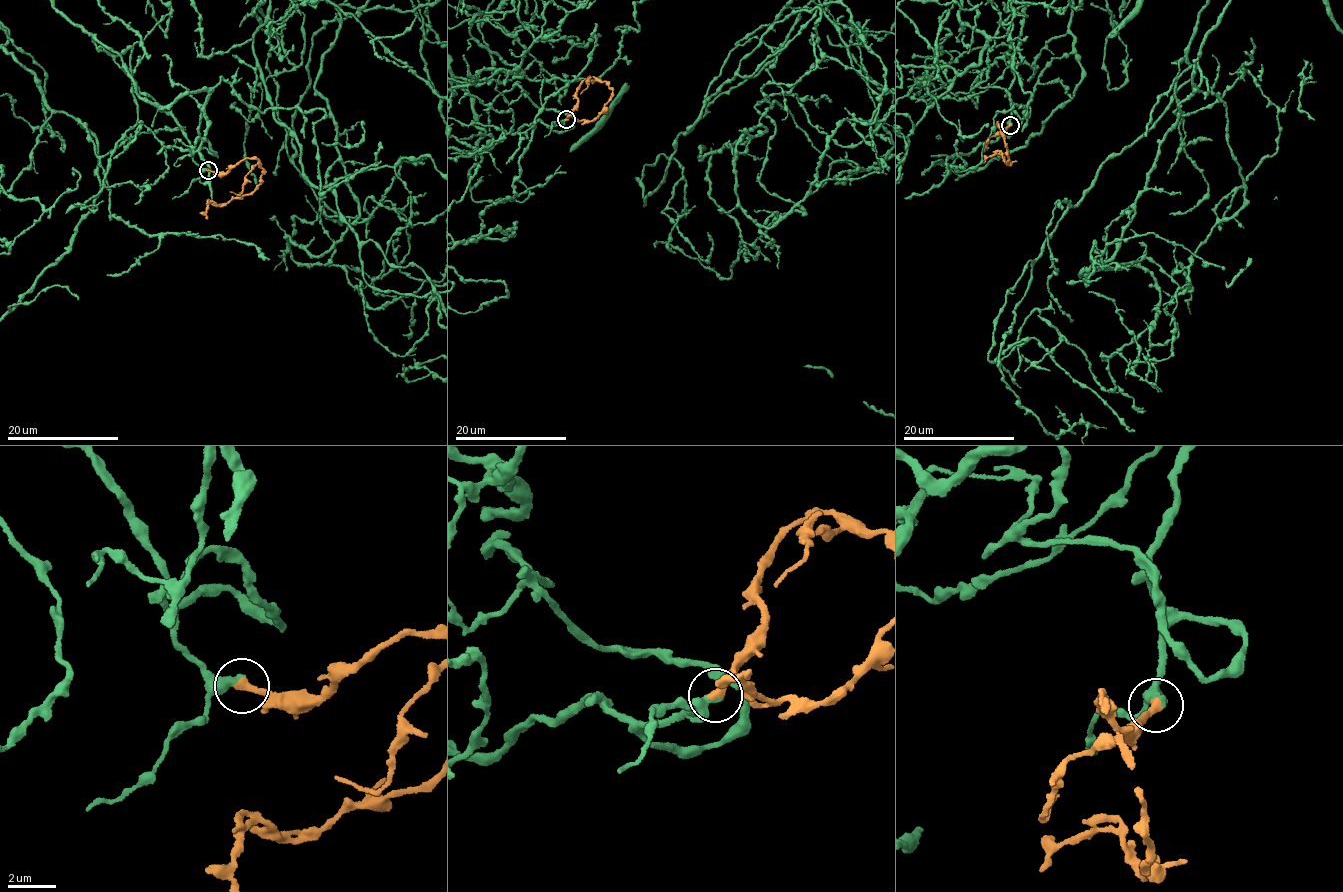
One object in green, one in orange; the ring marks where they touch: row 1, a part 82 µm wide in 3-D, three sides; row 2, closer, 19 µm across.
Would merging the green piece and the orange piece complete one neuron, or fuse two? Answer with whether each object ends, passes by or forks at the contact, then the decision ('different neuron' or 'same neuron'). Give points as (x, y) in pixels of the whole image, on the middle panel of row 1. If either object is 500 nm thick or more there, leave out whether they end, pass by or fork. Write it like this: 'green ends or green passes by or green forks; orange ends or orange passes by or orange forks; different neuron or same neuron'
green ends; orange ends; same neuron

